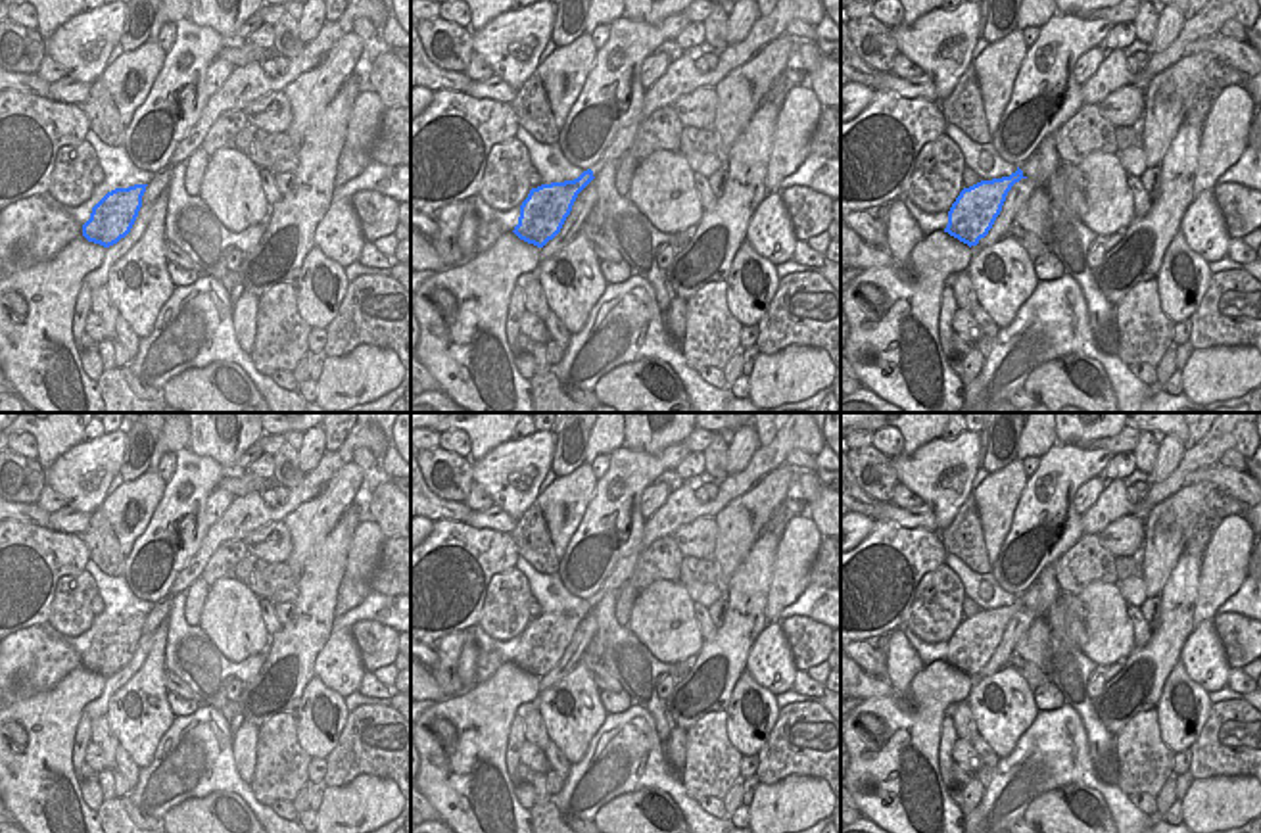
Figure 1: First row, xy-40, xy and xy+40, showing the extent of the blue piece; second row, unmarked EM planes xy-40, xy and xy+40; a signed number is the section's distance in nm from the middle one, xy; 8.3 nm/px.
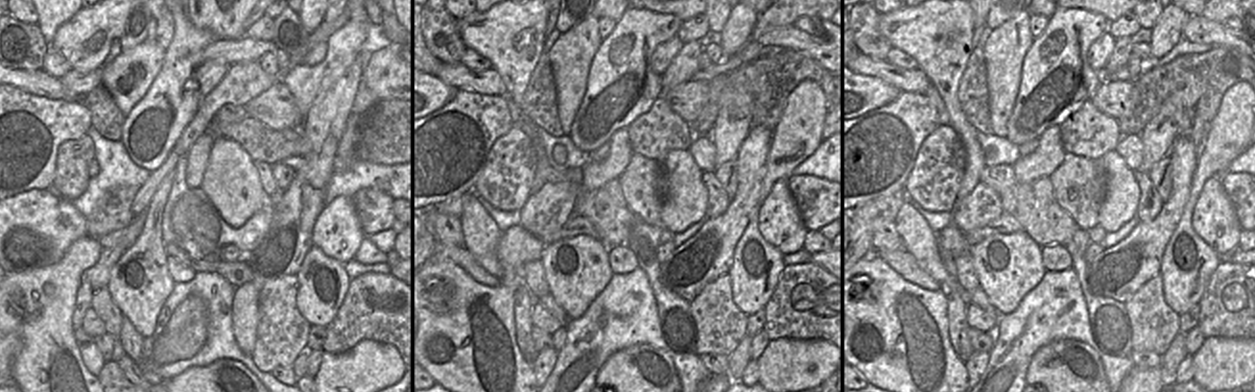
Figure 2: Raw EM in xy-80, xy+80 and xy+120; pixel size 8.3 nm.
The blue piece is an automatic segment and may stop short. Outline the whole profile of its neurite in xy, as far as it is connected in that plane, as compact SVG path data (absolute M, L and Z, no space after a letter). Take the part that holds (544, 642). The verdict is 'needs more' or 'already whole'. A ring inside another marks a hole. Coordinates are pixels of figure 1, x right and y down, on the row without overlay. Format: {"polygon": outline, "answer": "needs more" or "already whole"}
{"polygon": "M683 482L674 486L666 503L645 522L641 543L633 553L620 559L608 578L603 582L595 597L583 601L574 610L551 612L532 618L520 635L518 654L514 664L537 678L553 670L578 624L595 608L595 605L610 591L618 591L633 574L639 555L656 539L674 536L683 524L712 512L710 503L699 503L695 497L695 484Z", "answer": "needs more"}

